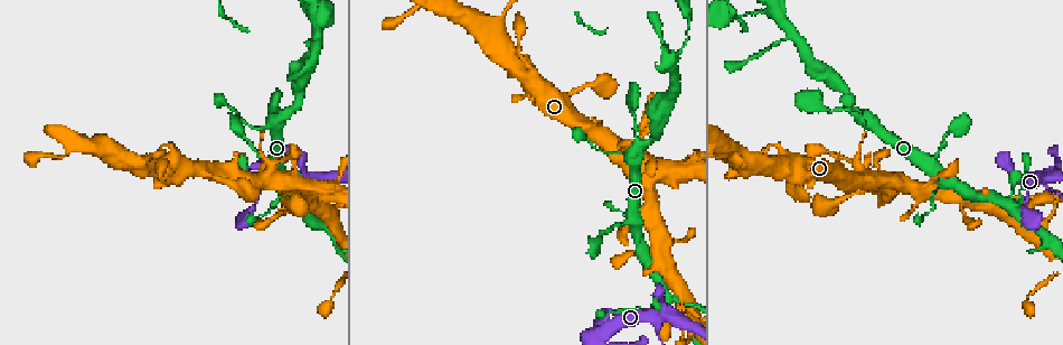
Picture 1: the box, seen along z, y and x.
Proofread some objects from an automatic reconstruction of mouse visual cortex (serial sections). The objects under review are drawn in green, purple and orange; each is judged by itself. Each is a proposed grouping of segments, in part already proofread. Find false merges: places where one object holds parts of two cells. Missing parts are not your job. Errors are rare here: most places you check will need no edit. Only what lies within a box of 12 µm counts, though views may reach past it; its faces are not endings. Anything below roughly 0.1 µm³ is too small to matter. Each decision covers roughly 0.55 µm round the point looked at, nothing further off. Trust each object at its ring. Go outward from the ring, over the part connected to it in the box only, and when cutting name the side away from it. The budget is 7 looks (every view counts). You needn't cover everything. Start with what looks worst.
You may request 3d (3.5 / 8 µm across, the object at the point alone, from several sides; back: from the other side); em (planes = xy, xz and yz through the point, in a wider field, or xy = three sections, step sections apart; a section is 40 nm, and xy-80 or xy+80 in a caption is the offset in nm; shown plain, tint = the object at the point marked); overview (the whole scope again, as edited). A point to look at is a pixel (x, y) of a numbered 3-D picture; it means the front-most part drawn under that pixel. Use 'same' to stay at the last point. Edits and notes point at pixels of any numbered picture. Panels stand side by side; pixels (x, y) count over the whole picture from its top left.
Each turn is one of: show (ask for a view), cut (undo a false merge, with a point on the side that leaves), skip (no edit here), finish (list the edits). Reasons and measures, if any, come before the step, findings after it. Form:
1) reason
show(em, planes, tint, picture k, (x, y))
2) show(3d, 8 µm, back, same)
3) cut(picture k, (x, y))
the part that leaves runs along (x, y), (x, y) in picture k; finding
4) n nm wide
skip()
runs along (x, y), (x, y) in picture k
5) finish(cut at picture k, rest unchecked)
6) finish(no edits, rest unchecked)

a fork
show(3d, 3.5 µm, picture 1, (663, 315))

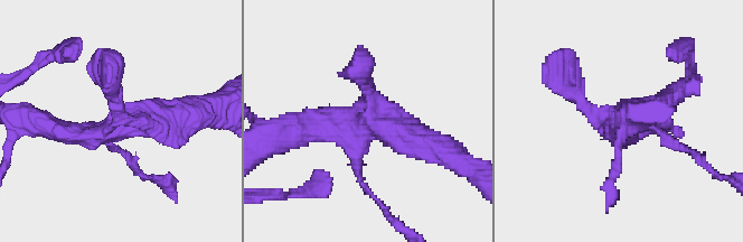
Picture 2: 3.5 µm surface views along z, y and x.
now the EM
show(em, xy, step 1, plain, picture 2, (373, 124))

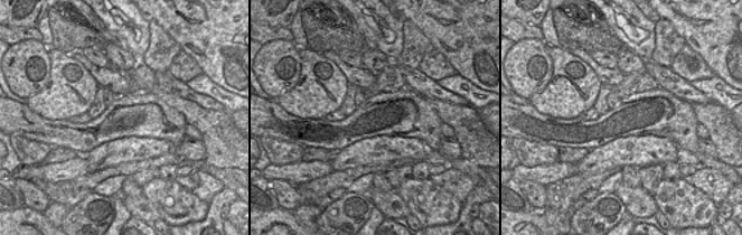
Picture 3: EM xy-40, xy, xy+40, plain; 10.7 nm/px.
where the object lies
show(em, xy, step 1, tint, same)

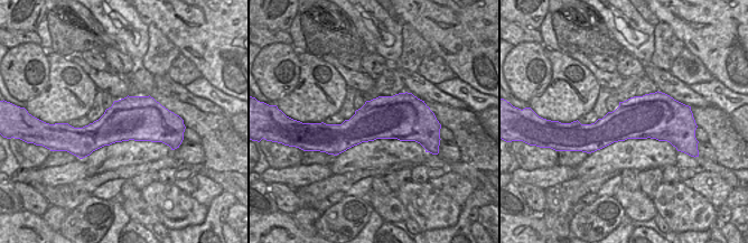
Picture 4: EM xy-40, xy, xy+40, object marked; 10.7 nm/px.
460 nm wide
skip()
runs along (290, 127), (376, 124), (441, 150) in picture 2; all the same cell

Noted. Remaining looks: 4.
four or more arms meet
show(3d, 8 µm, picture 1, (281, 187))

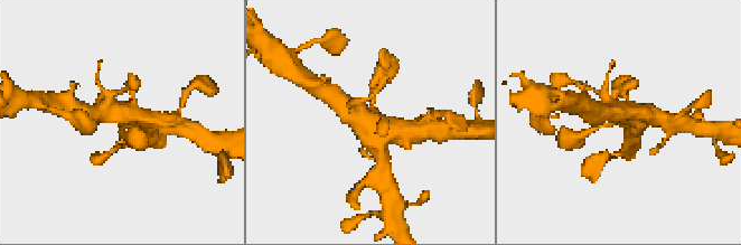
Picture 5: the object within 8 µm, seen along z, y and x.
closer look
show(3d, 3.5 µm, back, picture 5, (368, 111))

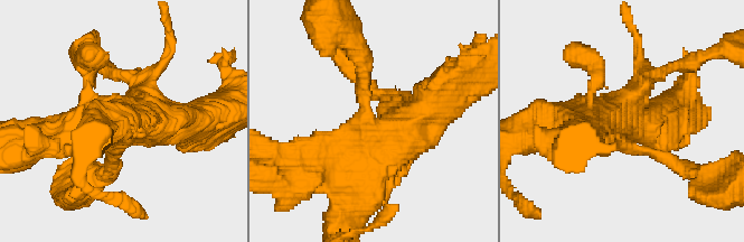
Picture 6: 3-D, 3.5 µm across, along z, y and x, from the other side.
need the tissue
show(em, planes, tint, picture 6, (368, 126))

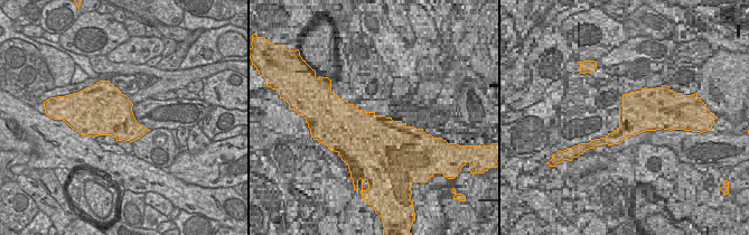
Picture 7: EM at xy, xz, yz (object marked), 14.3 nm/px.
skip()
runs along (422, 113), (370, 156), (342, 230) in picture 6; all the same cell

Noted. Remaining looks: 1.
finish(no edits, rest unchecked)

